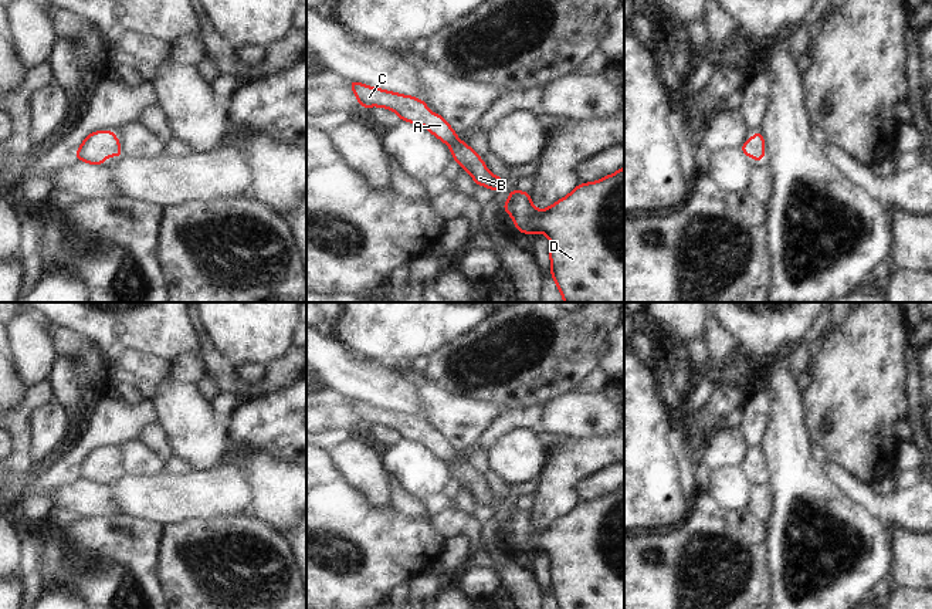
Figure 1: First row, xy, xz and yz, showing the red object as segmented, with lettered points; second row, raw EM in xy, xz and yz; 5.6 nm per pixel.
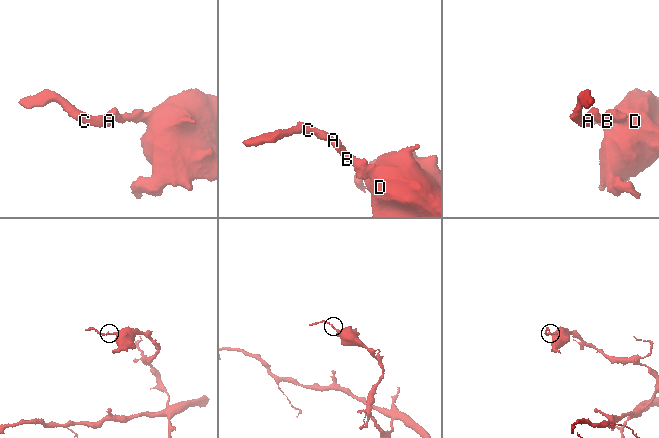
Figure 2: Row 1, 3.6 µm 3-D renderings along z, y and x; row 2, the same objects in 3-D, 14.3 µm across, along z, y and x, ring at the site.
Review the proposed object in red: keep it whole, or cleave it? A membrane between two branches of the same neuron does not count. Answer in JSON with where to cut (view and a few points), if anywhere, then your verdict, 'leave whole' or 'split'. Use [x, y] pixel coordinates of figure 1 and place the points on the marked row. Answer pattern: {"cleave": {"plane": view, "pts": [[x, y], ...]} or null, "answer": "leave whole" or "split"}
{"cleave": null, "answer": "leave whole"}

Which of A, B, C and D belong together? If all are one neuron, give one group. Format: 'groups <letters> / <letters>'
groups A B C D

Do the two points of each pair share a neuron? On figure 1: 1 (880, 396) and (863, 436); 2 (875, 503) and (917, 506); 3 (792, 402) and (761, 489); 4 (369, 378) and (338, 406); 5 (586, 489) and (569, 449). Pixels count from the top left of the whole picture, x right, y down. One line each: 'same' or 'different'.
1: same
2: same
3: different
4: different
5: different

